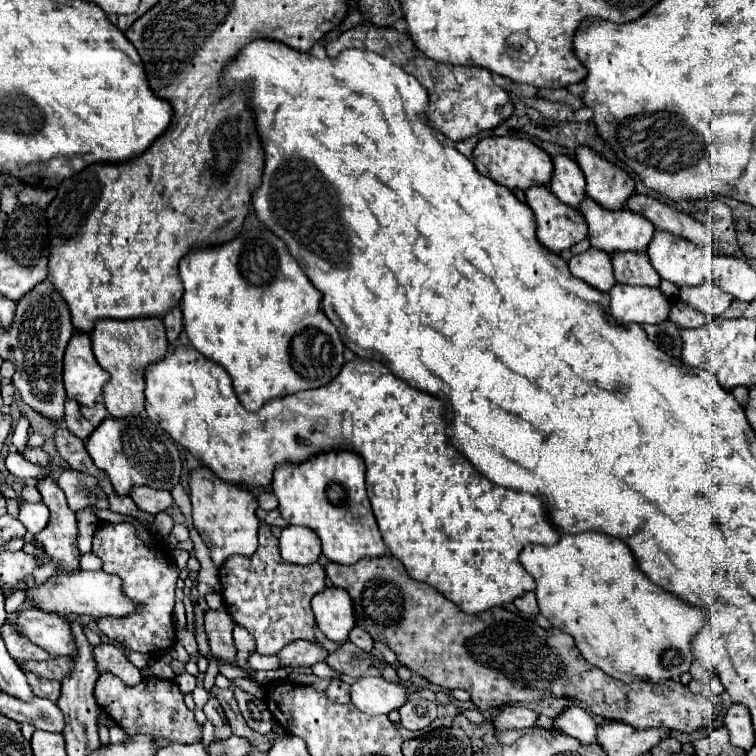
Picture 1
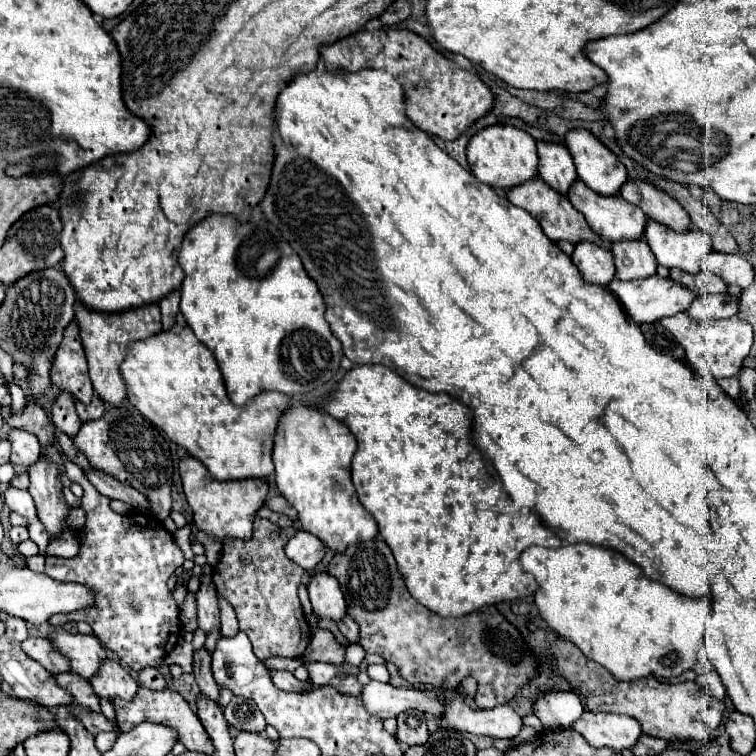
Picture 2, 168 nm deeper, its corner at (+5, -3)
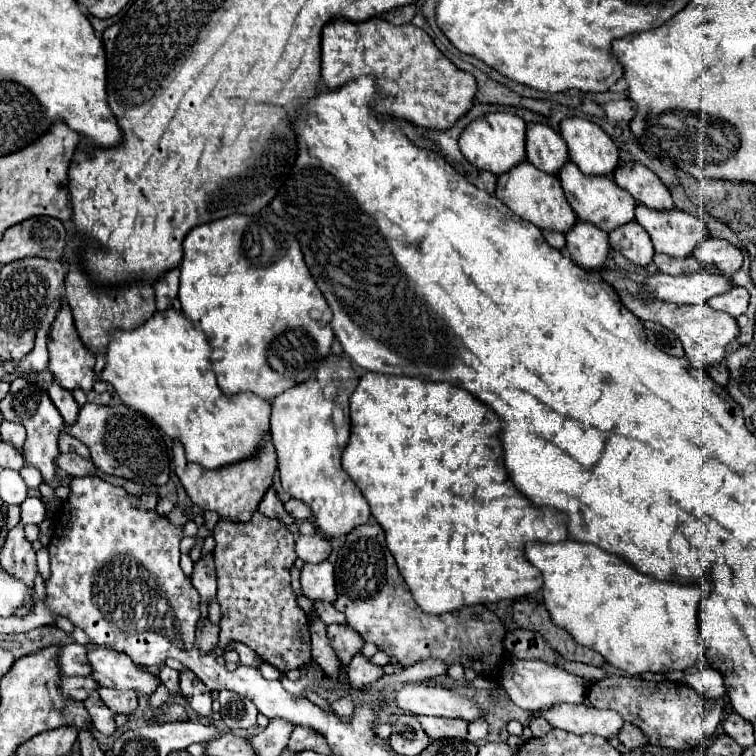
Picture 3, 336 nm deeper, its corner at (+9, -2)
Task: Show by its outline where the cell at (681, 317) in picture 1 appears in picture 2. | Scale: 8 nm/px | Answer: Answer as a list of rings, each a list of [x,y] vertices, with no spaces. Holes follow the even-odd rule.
[[[717,293],[717,295],[705,295],[699,297],[689,309],[687,315],[695,321],[703,319],[729,319],[737,315],[739,311],[739,299],[729,293]]]

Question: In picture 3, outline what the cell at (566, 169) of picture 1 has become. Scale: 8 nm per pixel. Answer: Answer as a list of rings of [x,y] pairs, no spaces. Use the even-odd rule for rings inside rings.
[[[527,124],[527,160],[547,174],[557,174],[569,162],[567,146],[547,124]]]

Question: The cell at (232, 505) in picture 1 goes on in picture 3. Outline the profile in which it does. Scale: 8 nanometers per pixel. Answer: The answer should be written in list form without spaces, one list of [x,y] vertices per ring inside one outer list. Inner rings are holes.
[[[175,442],[173,446],[173,464],[175,464],[175,474],[179,476],[187,496],[191,498],[193,504],[197,504],[201,510],[211,510],[217,512],[221,518],[231,520],[231,522],[247,522],[253,512],[257,510],[261,498],[271,486],[273,474],[277,470],[277,460],[275,460],[275,448],[271,442],[263,446],[263,450],[257,452],[253,460],[243,460],[239,464],[223,466],[219,470],[205,470],[199,464],[187,462],[183,456],[183,444]]]

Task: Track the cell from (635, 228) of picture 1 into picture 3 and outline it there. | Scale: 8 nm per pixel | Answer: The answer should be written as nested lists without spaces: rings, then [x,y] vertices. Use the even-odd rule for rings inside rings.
[[[567,162],[561,168],[561,172],[559,172],[559,180],[561,180],[565,196],[567,196],[571,208],[575,210],[579,220],[591,222],[603,232],[611,232],[611,230],[635,220],[635,200],[633,200],[633,196],[629,192],[621,190],[613,182],[613,178],[607,178],[607,176],[585,176],[585,174],[579,172],[579,168],[575,164]]]

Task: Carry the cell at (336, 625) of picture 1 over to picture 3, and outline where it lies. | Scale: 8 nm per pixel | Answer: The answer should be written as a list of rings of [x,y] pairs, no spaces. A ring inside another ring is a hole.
[[[329,560],[319,564],[305,564],[301,570],[301,588],[303,596],[311,602],[335,602],[335,576],[333,576],[333,564]]]

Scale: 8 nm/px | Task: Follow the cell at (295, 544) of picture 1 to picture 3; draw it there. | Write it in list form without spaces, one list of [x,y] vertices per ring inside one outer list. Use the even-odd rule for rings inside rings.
[[[321,534],[299,536],[295,542],[295,552],[303,562],[323,562],[331,554],[331,542]]]

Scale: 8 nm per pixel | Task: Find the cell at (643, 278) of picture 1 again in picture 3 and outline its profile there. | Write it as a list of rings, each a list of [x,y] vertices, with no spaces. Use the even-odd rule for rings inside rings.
[[[631,222],[613,230],[609,234],[609,242],[611,242],[611,248],[621,252],[635,266],[645,268],[653,262],[653,254],[655,254],[653,244],[647,232],[637,222]]]

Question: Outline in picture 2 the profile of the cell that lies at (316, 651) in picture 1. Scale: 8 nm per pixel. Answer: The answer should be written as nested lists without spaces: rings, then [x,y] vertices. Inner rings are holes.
[[[315,629],[303,661],[325,661],[339,667],[345,663],[345,647],[335,639],[331,631]]]

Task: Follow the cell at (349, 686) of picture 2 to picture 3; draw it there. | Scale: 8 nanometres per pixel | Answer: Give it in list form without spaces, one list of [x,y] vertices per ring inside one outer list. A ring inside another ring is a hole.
[[[357,654],[349,664],[347,664],[347,680],[351,684],[351,688],[359,690],[365,688],[367,684],[371,684],[373,680],[383,676],[383,668],[375,666],[369,662],[369,658]]]

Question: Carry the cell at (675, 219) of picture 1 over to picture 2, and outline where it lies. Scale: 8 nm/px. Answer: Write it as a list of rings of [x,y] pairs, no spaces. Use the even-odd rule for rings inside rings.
[[[627,181],[619,189],[619,195],[629,203],[639,205],[649,219],[655,219],[675,231],[687,231],[693,227],[687,211],[673,197],[647,181]]]

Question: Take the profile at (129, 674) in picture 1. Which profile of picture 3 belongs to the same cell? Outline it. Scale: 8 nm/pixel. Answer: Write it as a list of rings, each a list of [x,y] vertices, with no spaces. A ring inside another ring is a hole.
[[[101,686],[99,690],[99,696],[101,700],[107,704],[109,710],[113,710],[115,714],[133,714],[137,710],[137,694],[131,692],[131,690],[111,690],[111,688],[105,688]]]

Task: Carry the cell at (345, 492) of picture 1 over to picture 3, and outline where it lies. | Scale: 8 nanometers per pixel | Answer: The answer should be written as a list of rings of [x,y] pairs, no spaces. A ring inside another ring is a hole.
[[[329,354],[323,365],[315,372],[307,384],[299,384],[295,388],[289,388],[287,392],[279,394],[273,398],[273,412],[271,412],[271,440],[277,452],[277,464],[279,464],[279,474],[281,474],[281,484],[287,494],[293,498],[305,502],[311,512],[313,520],[317,524],[317,530],[325,538],[339,538],[349,534],[355,526],[367,524],[369,522],[369,506],[361,492],[355,488],[347,472],[341,468],[341,456],[347,446],[350,437],[350,420],[349,420],[349,396],[358,384],[358,380],[352,376],[352,366],[343,355]],[[350,373],[350,374],[349,374]],[[348,383],[348,387],[342,389],[342,385]]]

